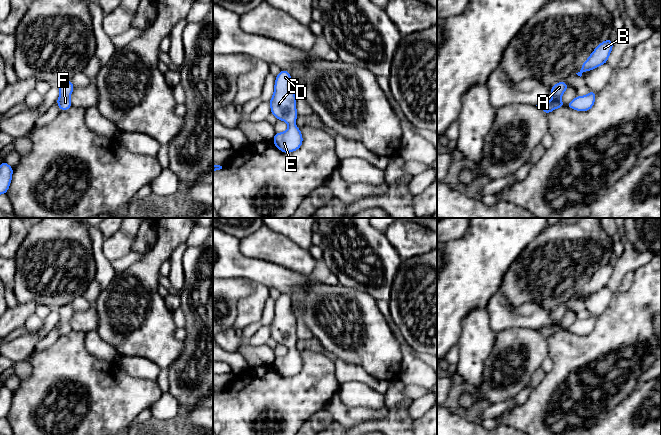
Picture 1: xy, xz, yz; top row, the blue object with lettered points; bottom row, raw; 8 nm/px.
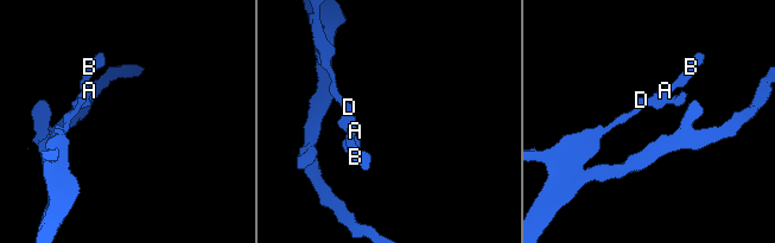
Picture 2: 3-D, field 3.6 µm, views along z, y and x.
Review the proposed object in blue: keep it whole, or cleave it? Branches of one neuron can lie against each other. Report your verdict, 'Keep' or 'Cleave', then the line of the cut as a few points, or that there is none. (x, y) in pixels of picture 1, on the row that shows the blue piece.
Keep. No split

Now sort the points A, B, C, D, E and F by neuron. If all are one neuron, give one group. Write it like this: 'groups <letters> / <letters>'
groups A B C D E F

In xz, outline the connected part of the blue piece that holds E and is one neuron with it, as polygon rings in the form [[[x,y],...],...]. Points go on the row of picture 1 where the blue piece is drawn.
[[[281,70],[275,79],[274,94],[270,101],[271,114],[278,120],[289,124],[286,131],[276,132],[273,142],[280,151],[290,153],[302,146],[303,137],[300,129],[295,125],[298,117],[296,110],[296,95],[292,90],[291,74]]]

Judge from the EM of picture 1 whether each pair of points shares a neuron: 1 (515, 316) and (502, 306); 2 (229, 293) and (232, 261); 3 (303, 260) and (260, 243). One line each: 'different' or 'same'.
1: same
2: different
3: same

